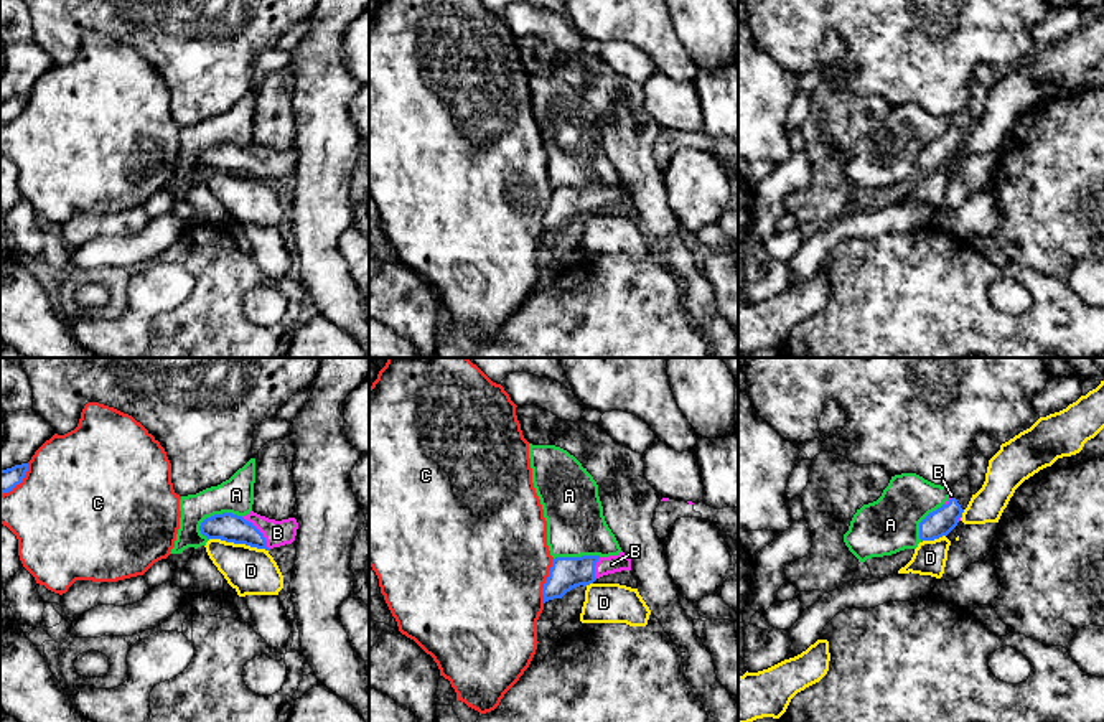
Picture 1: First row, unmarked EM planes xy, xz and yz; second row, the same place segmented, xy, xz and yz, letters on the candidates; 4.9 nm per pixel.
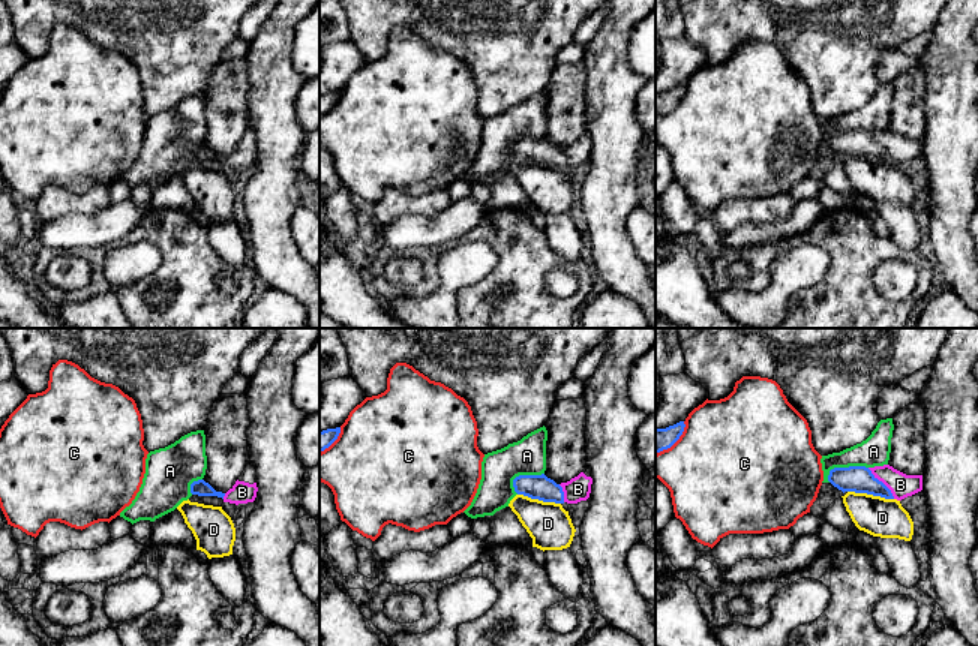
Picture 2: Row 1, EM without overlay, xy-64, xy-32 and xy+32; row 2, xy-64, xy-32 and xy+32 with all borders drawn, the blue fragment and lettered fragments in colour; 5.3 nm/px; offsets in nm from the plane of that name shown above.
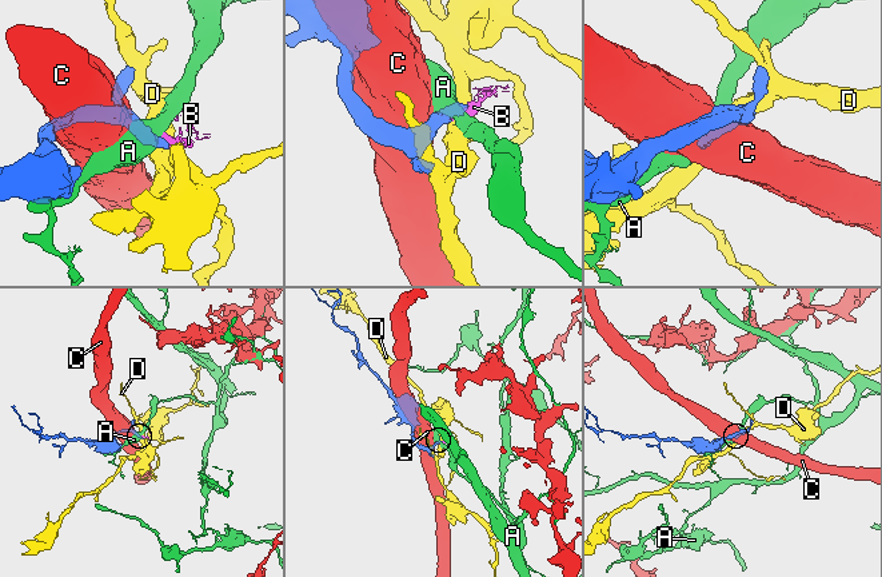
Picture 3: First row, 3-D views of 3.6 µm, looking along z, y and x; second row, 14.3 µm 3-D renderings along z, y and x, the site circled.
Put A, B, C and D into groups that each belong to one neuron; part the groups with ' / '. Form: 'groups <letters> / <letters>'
groups A / B / C / D

